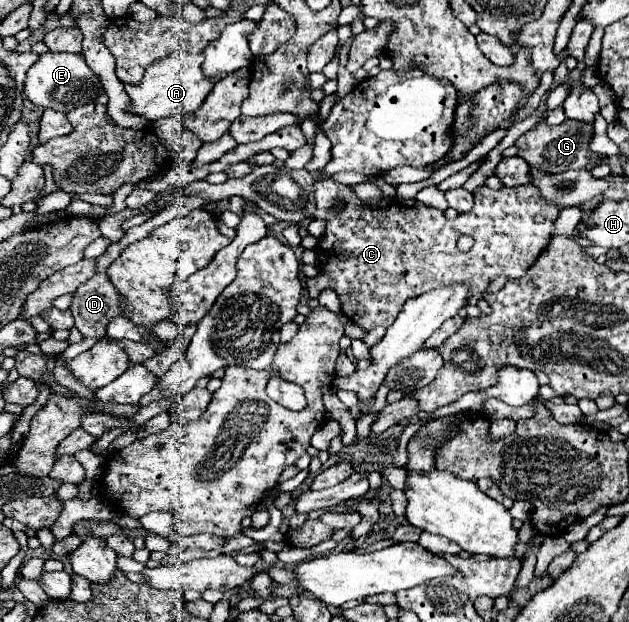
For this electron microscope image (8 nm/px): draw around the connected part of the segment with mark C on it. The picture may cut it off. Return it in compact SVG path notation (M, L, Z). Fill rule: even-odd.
M333 178L315 180L315 218L325 218L329 220L329 224L319 244L321 274L307 280L309 296L317 298L323 288L333 288L339 294L343 314L361 328L373 330L375 326L391 326L391 322L395 322L399 310L409 298L421 296L433 288L463 282L469 294L475 296L483 294L489 288L491 280L495 280L497 276L521 278L527 272L527 268L533 266L539 252L549 244L553 236L553 220L559 214L557 206L547 204L533 184L501 190L481 186L473 192L473 196L475 206L471 212L459 214L455 220L447 220L441 210L425 206L417 200L379 198L371 202L361 202L349 186L337 184ZM337 196L347 200L341 210L335 210ZM461 234L469 234L475 240L469 252L457 250L457 238Z

